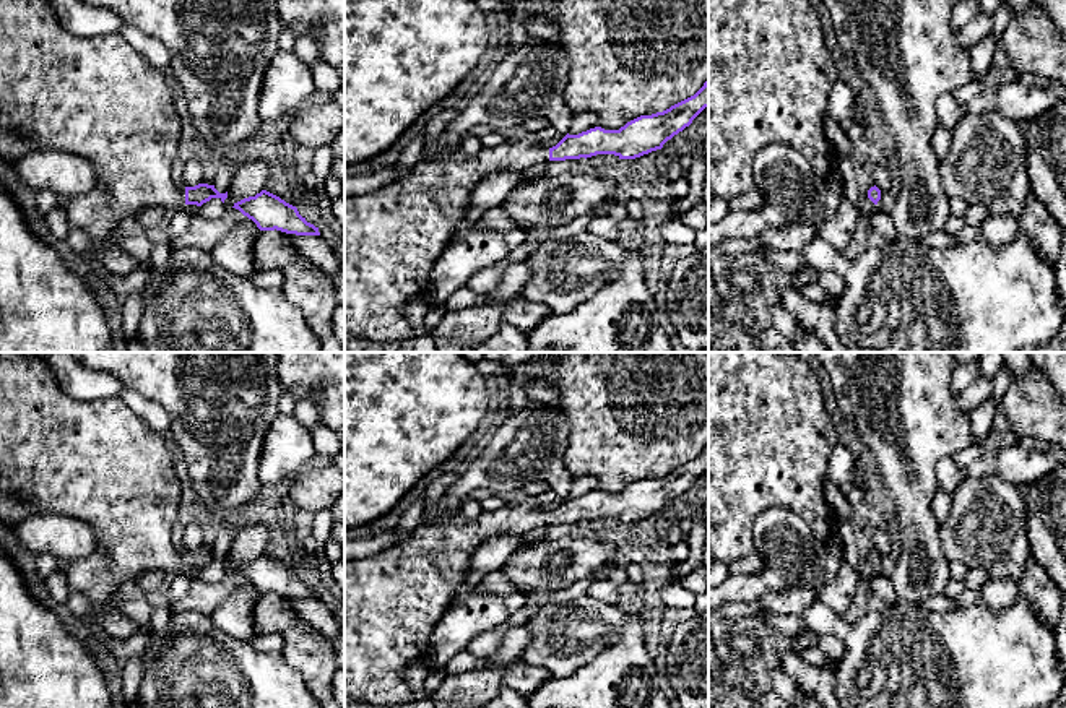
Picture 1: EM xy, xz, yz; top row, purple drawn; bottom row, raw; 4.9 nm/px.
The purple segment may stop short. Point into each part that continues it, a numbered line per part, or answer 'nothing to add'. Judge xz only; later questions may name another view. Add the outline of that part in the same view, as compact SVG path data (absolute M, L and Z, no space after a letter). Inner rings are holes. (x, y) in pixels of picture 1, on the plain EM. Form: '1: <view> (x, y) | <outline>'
1: xz (392, 601) | M504 503L499 510L481 512L476 518L466 518L458 512L440 523L419 523L395 547L362 560L344 560L344 695L374 706L401 706L414 702L418 693L405 682L405 669L421 663L429 653L432 632L460 594L473 552L492 536L523 537L533 528L548 525L549 512L523 503Z

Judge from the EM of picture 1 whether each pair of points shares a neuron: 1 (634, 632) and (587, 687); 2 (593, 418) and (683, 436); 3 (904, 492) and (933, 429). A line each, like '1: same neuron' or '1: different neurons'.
1: same neuron
2: same neuron
3: same neuron

